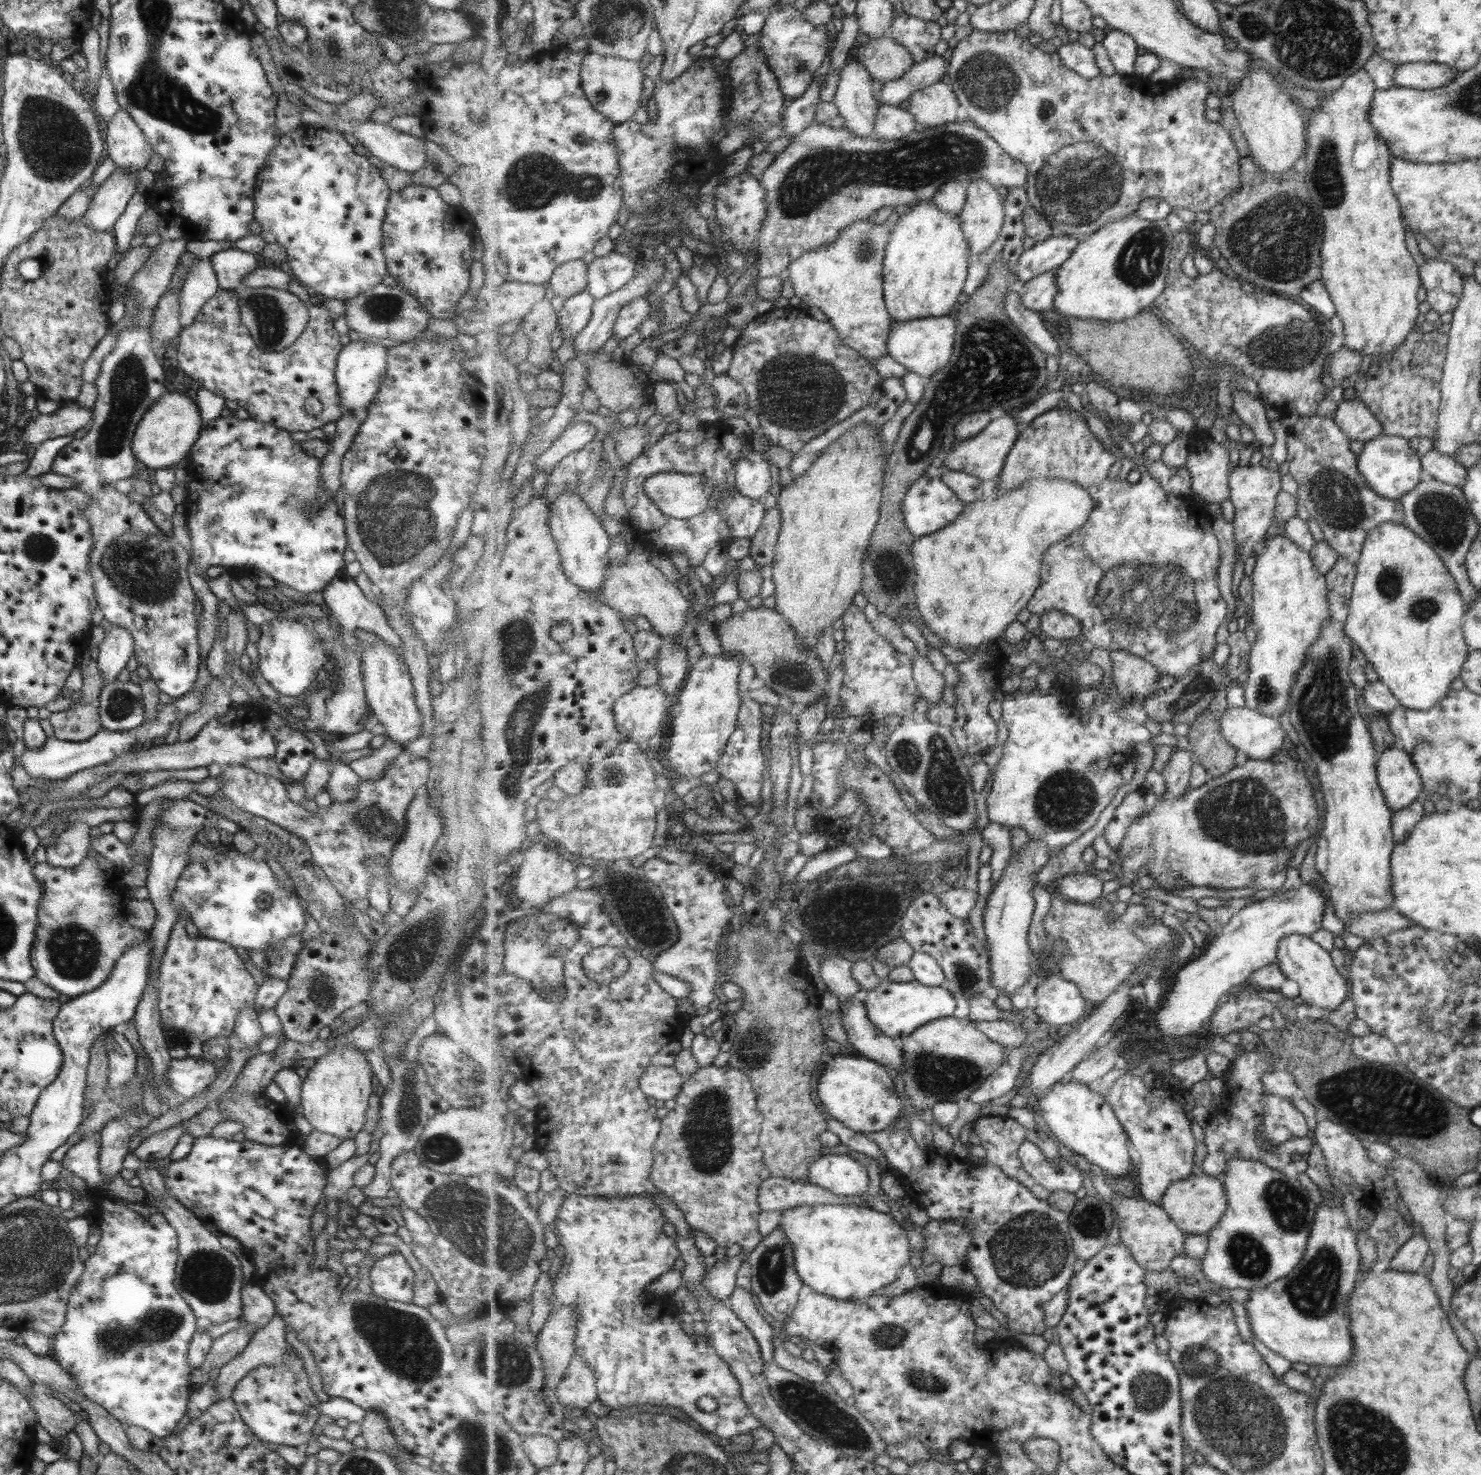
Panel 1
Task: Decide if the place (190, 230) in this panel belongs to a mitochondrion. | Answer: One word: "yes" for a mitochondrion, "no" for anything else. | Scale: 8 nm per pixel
no

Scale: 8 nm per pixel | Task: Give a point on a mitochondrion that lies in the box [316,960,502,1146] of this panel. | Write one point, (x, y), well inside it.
(410, 1101)

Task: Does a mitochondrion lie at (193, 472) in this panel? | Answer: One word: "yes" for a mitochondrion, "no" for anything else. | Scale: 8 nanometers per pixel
no

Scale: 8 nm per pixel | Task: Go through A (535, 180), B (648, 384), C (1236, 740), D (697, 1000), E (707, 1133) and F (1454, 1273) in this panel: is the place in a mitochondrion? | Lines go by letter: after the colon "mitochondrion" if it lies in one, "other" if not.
A: mitochondrion
B: other
C: other
D: other
E: mitochondrion
F: other

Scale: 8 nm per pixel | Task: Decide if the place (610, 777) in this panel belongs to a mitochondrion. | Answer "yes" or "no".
yes

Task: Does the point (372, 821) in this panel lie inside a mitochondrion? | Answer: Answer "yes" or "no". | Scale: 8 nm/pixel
yes

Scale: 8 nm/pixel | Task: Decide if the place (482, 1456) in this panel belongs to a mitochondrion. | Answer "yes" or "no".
yes

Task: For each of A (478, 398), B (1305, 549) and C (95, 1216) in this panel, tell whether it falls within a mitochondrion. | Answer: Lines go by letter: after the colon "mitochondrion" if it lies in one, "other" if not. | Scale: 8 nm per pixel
A: other
B: other
C: other

